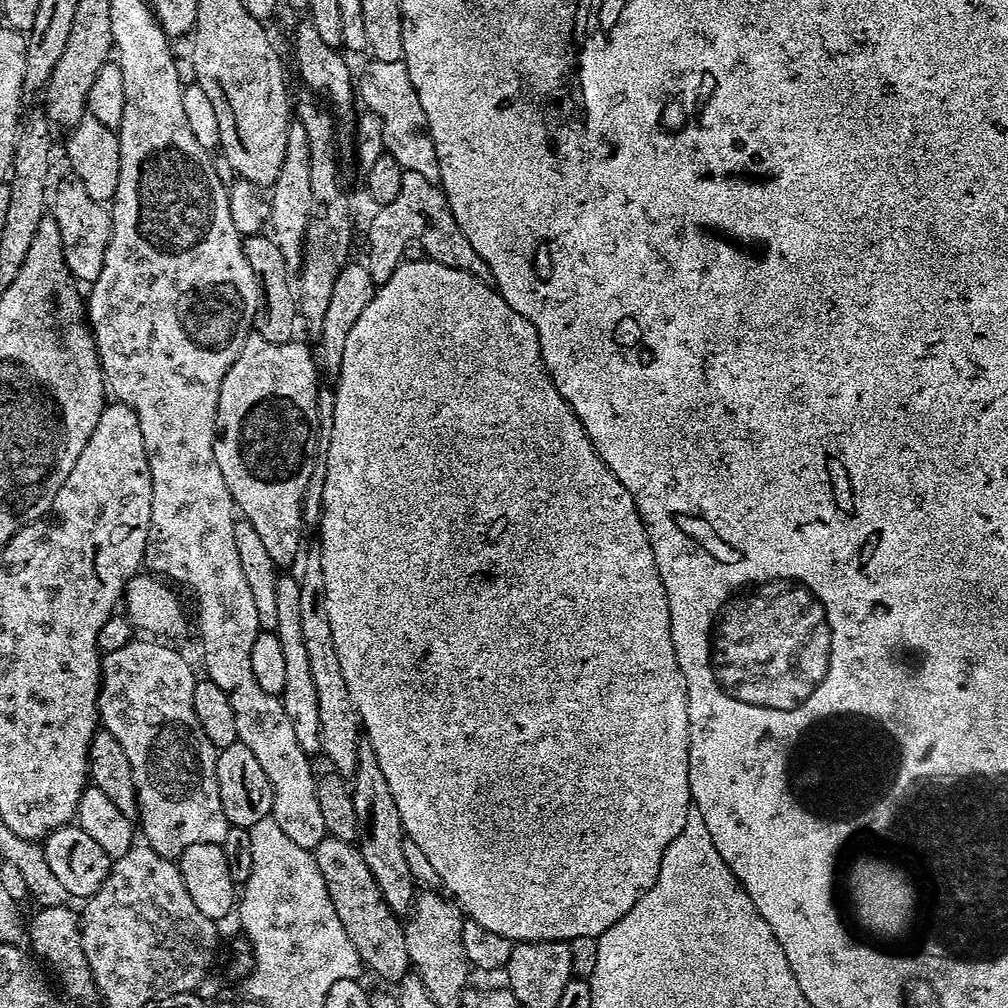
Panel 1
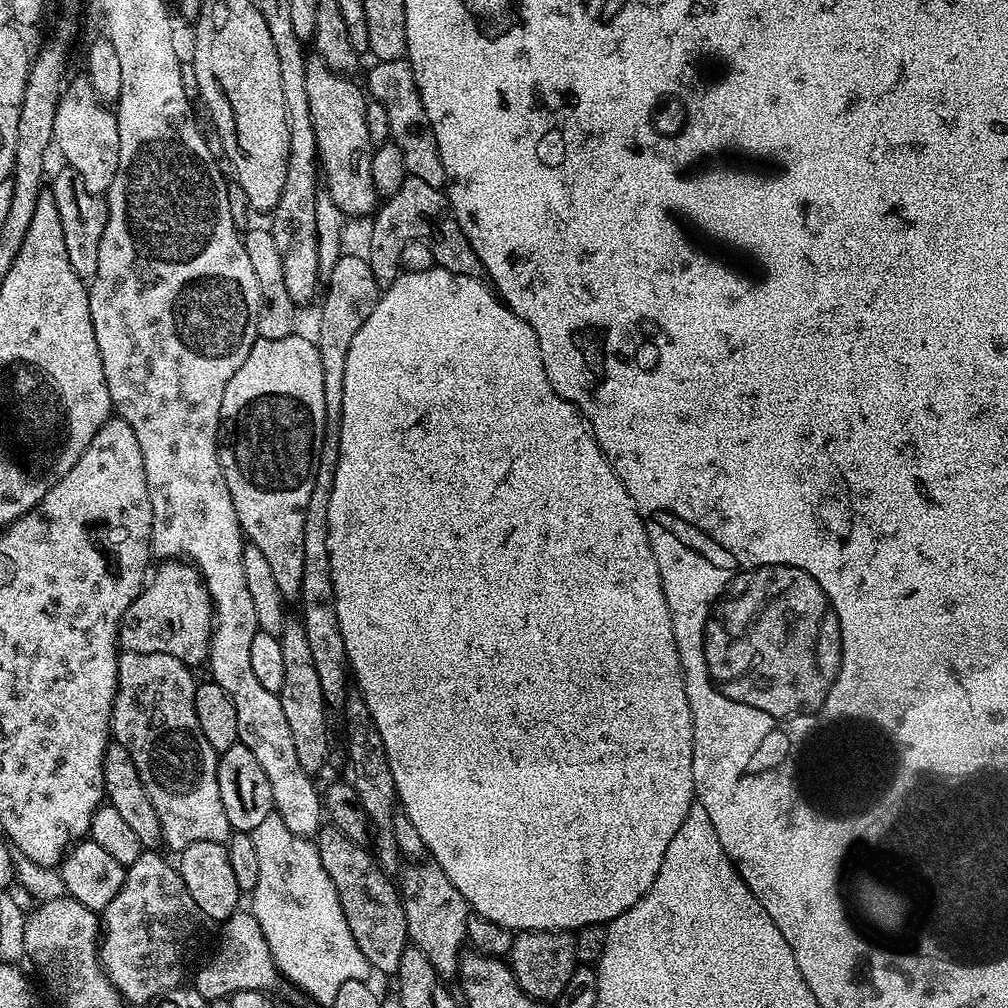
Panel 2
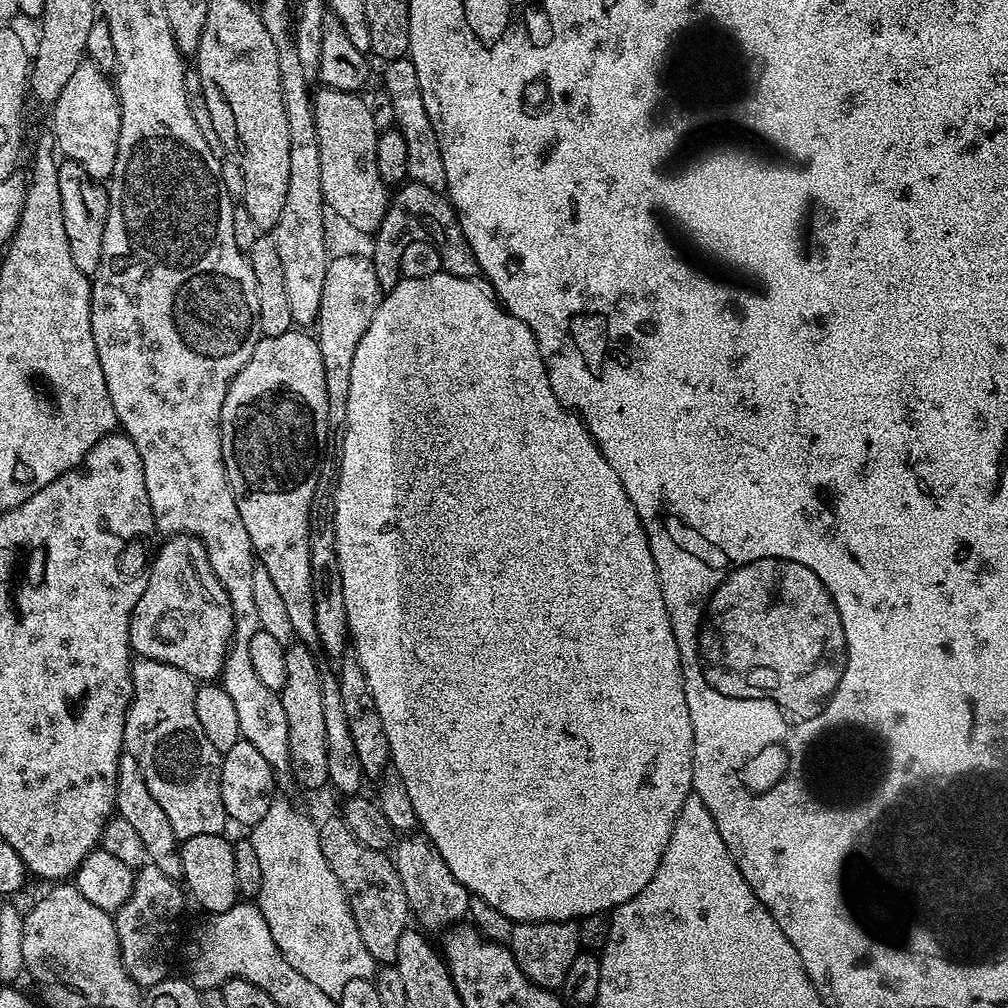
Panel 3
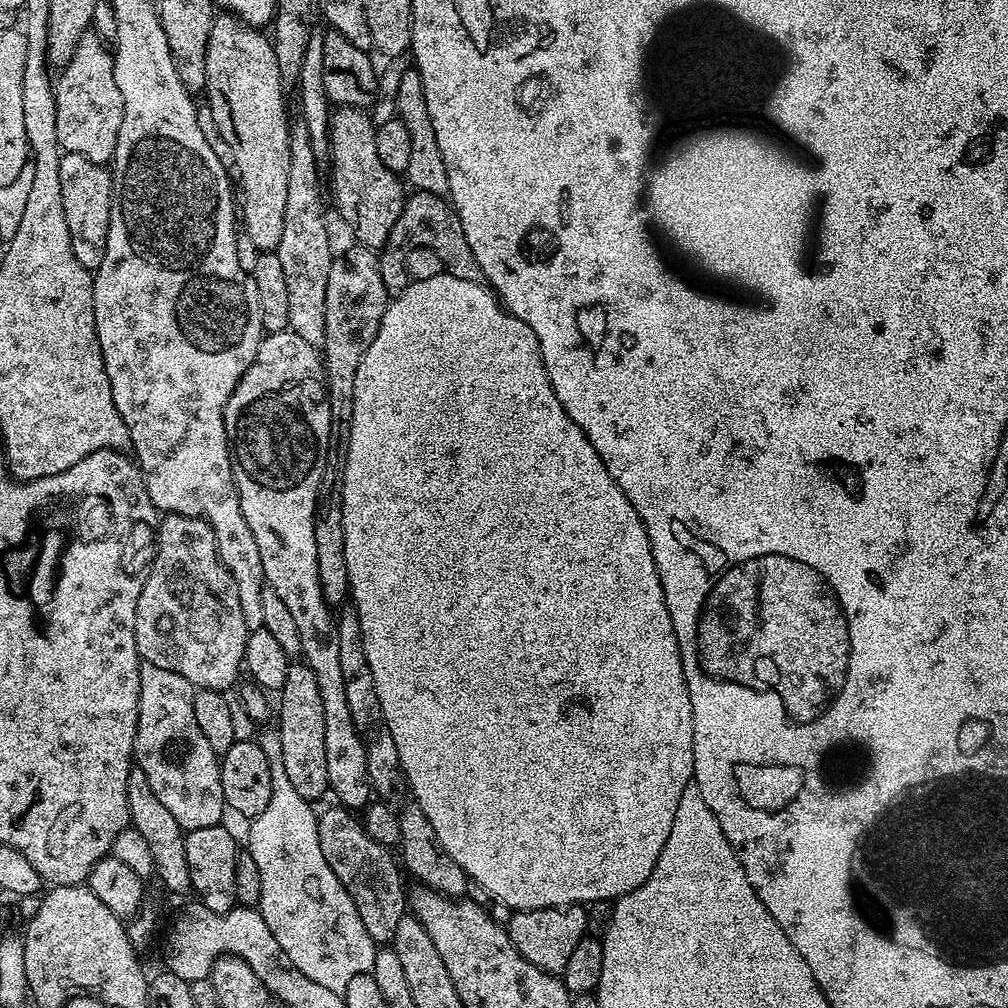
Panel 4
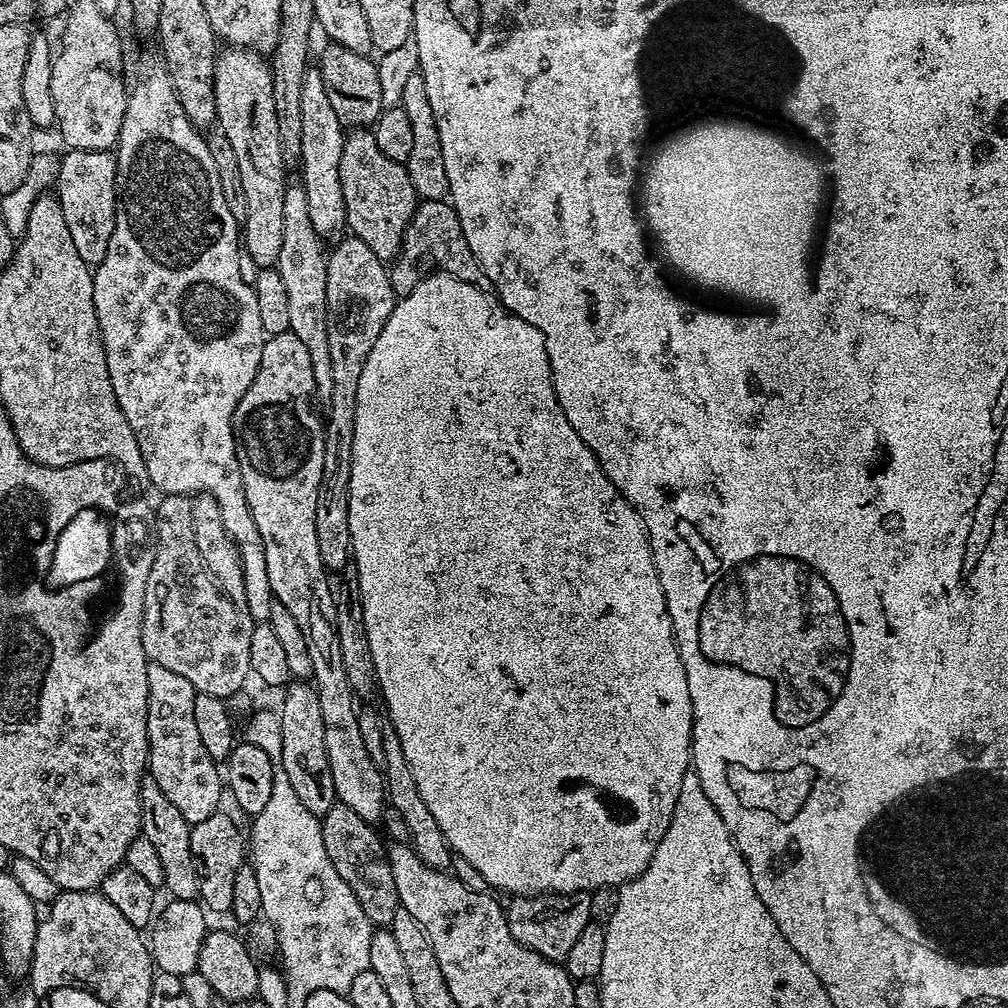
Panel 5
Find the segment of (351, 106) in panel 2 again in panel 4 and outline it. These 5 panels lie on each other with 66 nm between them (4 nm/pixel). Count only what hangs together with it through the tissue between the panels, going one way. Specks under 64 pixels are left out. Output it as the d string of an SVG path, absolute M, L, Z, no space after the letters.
M337 107L331 113L328 130L335 211L354 230L357 245L379 250L390 238L390 230L394 230L394 222L402 212L406 199L405 185L401 177L386 170L382 158L378 158L378 149L374 143L376 125L365 109Z

